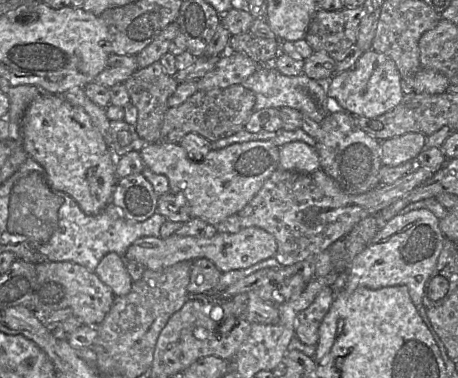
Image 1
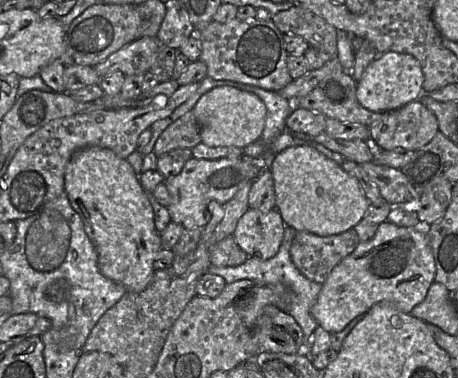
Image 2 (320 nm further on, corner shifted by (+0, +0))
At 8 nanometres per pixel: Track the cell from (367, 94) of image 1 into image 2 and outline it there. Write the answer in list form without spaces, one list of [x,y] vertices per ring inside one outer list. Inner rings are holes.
[[[386,52],[379,54],[366,68],[357,82],[356,97],[359,103],[373,112],[388,112],[419,100],[423,93],[424,74],[418,60],[411,54]]]

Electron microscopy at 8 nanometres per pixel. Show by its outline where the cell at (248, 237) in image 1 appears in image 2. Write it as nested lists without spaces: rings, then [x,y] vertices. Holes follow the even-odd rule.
[[[276,208],[267,213],[248,209],[239,219],[233,237],[249,257],[269,259],[281,245],[285,223]]]

